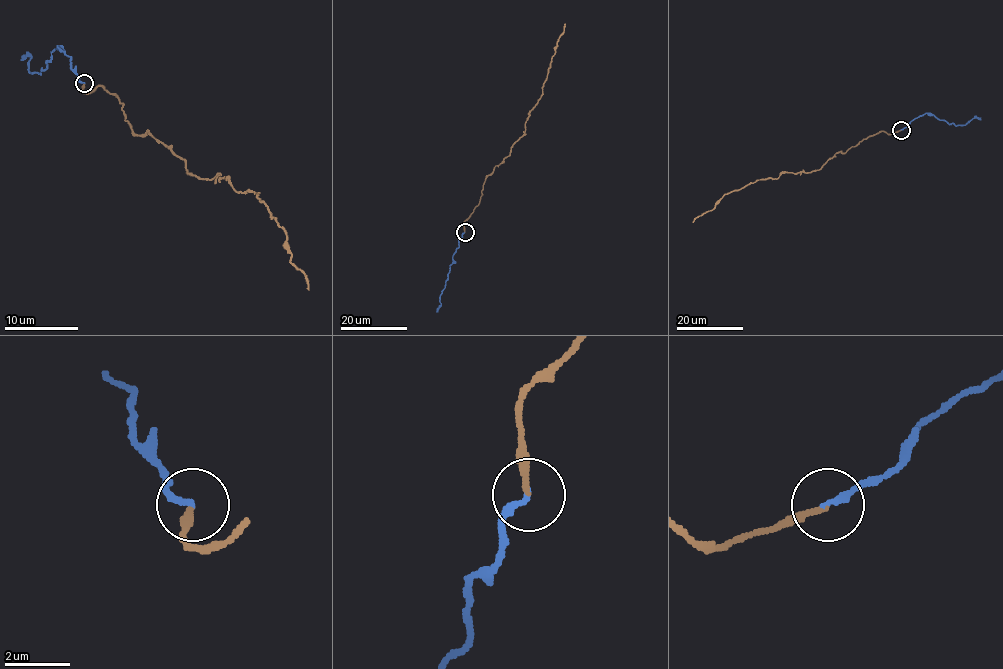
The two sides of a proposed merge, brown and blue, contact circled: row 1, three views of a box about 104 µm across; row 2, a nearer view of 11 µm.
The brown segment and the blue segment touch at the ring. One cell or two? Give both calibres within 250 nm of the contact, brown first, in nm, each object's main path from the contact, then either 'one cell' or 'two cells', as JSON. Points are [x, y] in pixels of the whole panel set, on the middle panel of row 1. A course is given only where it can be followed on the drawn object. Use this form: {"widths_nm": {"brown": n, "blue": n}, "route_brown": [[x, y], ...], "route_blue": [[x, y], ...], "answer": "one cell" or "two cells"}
{"widths_nm": {"brown": 170, "blue": 190}, "route_brown": [[464, 232], [464, 222], [478, 204], [484, 180], [524, 133], [565, 23]], "route_blue": [[464, 232], [453, 256], [436, 312]], "answer": "one cell"}

